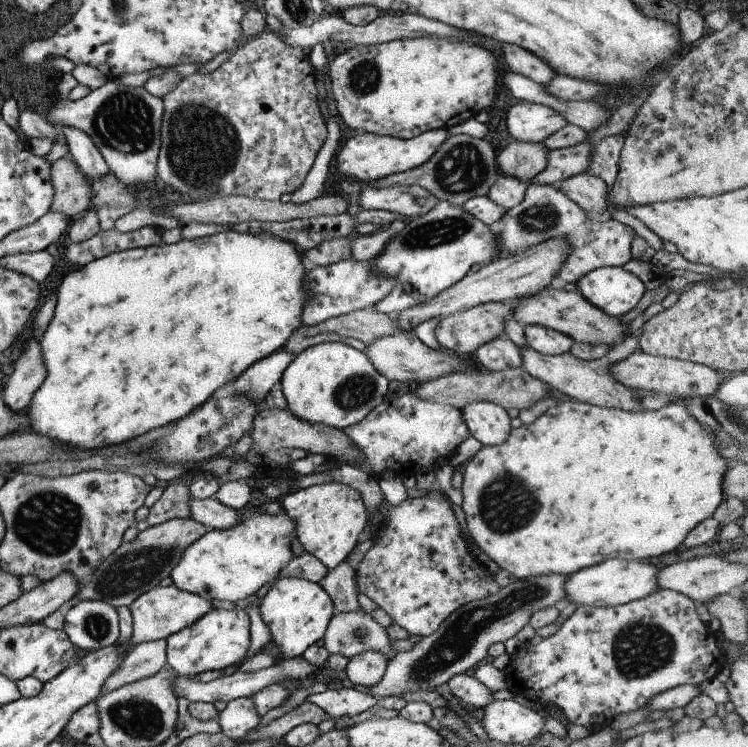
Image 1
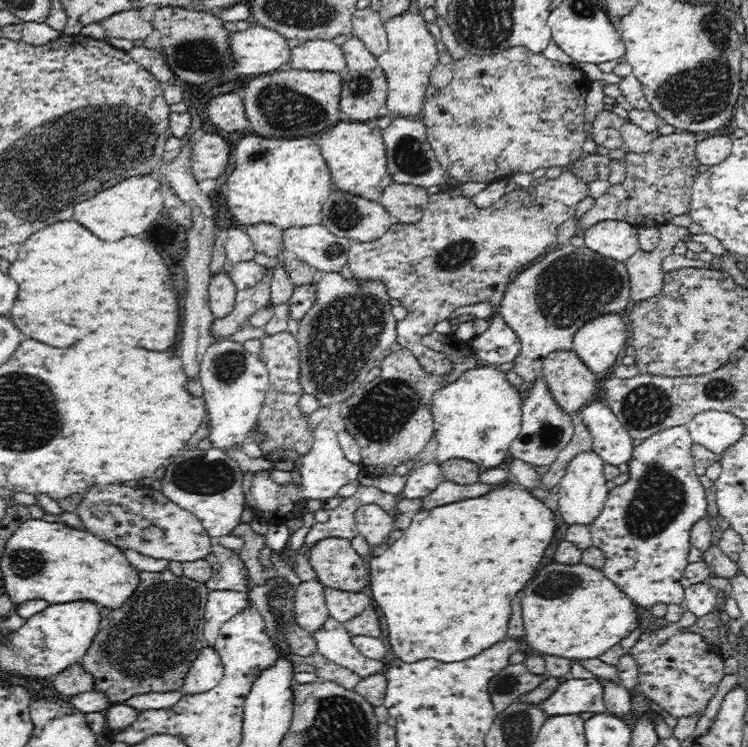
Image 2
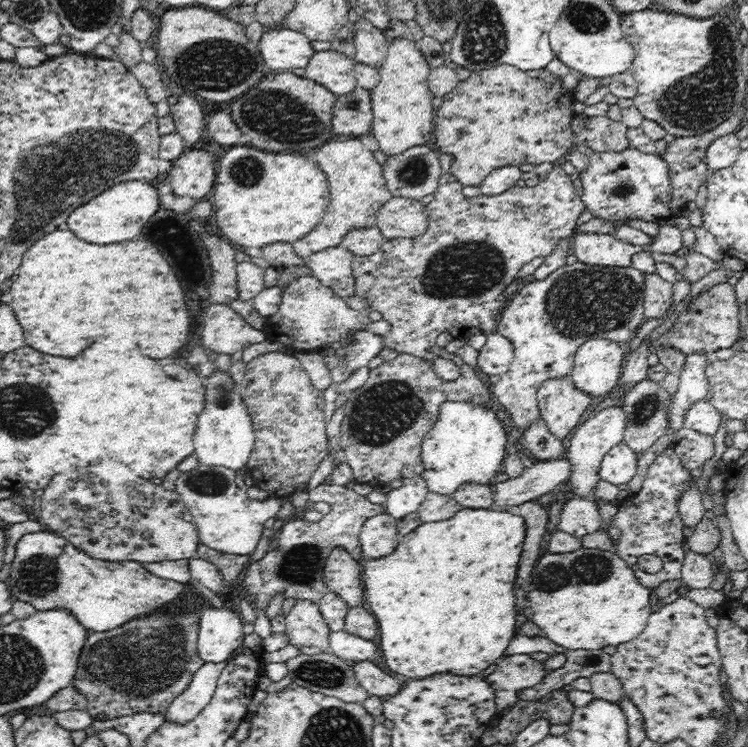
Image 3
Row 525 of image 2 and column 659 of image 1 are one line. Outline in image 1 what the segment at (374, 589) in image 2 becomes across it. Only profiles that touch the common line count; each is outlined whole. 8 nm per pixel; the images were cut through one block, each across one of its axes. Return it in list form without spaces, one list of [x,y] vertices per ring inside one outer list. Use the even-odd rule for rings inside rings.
[[[565,400],[565,402],[559,402],[554,408],[550,407],[543,412],[539,418],[537,418],[531,424],[522,424],[519,428],[511,428],[508,438],[501,445],[498,446],[482,446],[482,448],[460,468],[461,474],[463,476],[463,482],[461,484],[461,510],[465,515],[465,524],[467,525],[467,534],[472,539],[472,542],[479,548],[479,550],[493,561],[501,570],[505,570],[511,575],[512,580],[524,580],[534,577],[547,577],[548,575],[560,575],[563,577],[569,577],[576,571],[582,570],[583,568],[588,568],[601,562],[610,559],[624,559],[641,561],[643,558],[655,558],[663,554],[667,554],[674,551],[676,546],[682,545],[682,541],[685,536],[704,519],[710,518],[716,507],[721,503],[723,494],[721,493],[721,478],[724,477],[724,471],[731,464],[727,463],[724,459],[720,458],[720,455],[716,454],[716,447],[714,446],[714,435],[713,430],[703,427],[698,424],[689,414],[685,412],[684,407],[677,404],[669,404],[663,408],[659,408],[657,411],[643,410],[642,408],[637,408],[635,411],[623,411],[620,409],[607,409],[600,408],[594,405],[589,405],[588,403],[583,403],[577,400]]]

